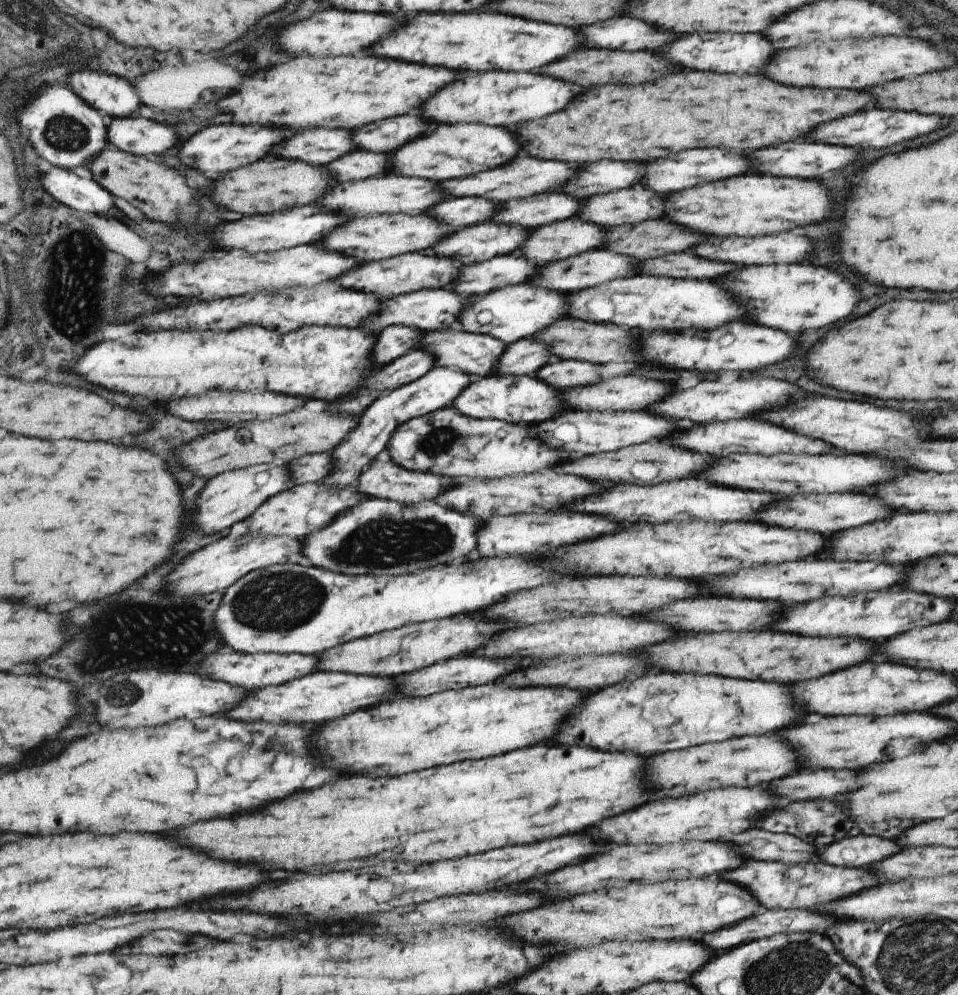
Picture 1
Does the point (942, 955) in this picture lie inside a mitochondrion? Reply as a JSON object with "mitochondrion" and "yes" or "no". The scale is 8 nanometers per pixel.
{"mitochondrion":"yes"}

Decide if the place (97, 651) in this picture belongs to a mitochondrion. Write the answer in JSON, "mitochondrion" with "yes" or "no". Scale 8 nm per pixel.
{"mitochondrion":"yes"}

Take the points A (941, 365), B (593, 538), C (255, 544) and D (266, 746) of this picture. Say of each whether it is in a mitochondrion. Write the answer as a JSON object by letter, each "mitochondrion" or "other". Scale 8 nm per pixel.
{"A":"other","B":"other","C":"other","D":"mitochondrion"}

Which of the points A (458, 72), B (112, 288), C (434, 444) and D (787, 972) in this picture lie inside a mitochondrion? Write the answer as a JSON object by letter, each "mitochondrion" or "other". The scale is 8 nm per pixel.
{"A":"other","B":"mitochondrion","C":"mitochondrion","D":"mitochondrion"}

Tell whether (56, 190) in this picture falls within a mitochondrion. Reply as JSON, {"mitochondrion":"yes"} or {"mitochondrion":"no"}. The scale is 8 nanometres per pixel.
{"mitochondrion":"no"}

